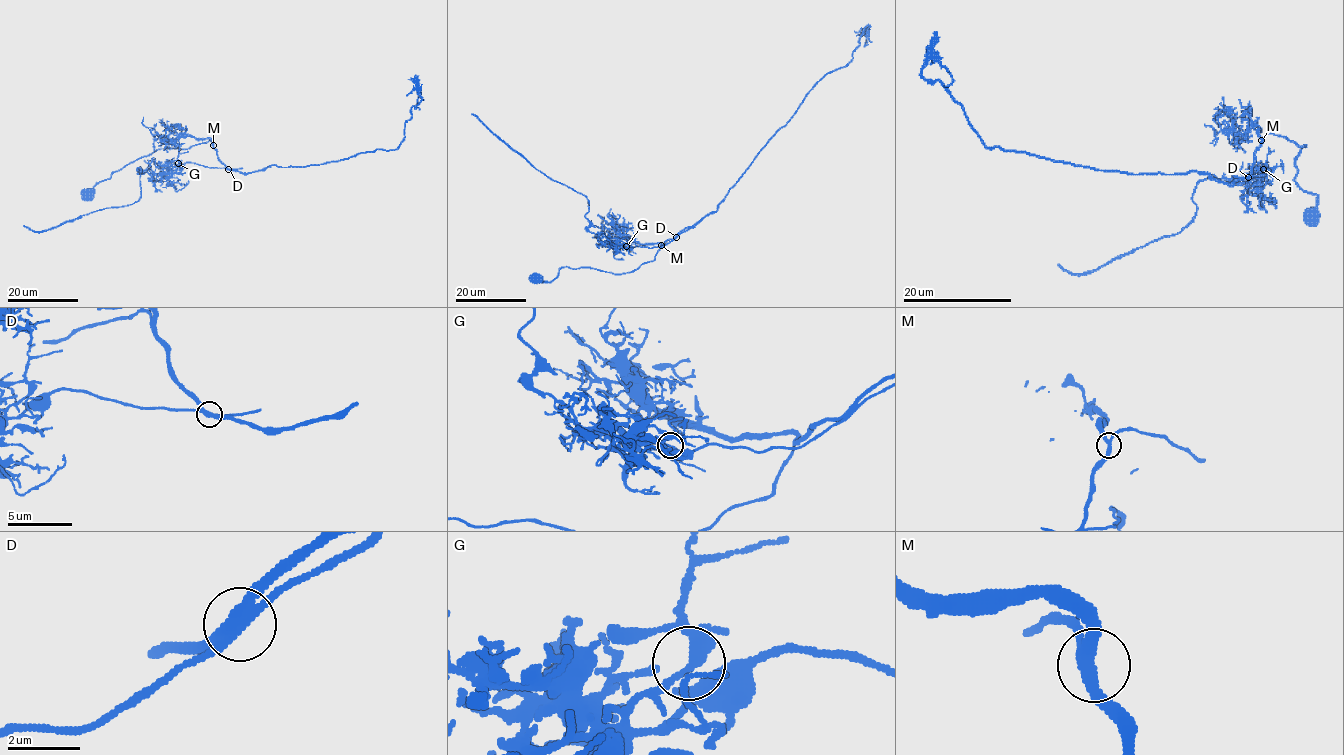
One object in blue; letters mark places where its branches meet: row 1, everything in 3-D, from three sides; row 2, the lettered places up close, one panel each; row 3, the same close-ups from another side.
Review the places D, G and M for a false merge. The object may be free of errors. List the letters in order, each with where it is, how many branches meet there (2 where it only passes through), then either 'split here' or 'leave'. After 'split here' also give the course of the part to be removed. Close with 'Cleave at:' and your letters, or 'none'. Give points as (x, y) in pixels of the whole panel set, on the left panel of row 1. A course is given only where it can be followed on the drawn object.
D: at (228, 169); 3 branches meet; split here; foreign part runs (228, 169), (186, 163), (150, 175), (138, 168), (141, 197), (137, 201), (47, 229), (32, 231), (23, 225)
G: at (178, 163); 3 branches meet; leave
M: at (213, 145); 3 branches meet; leave
Cleave at: D

